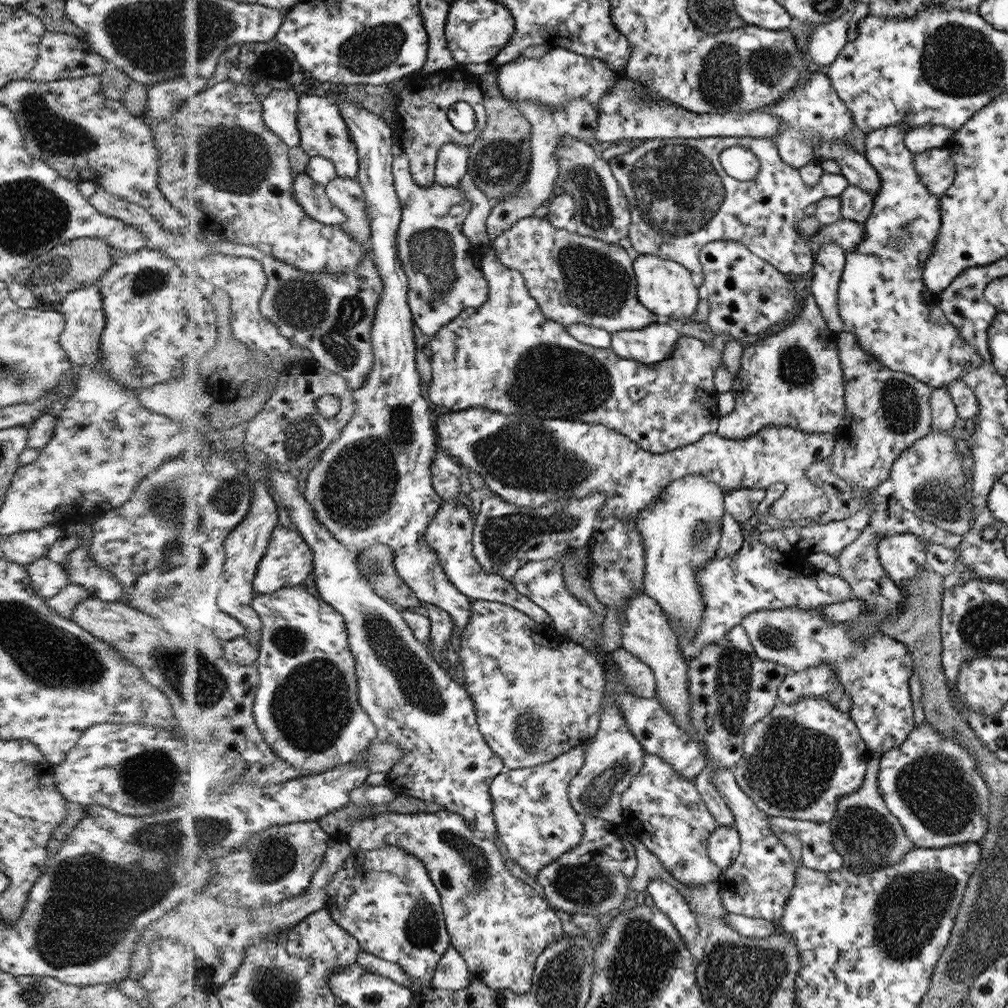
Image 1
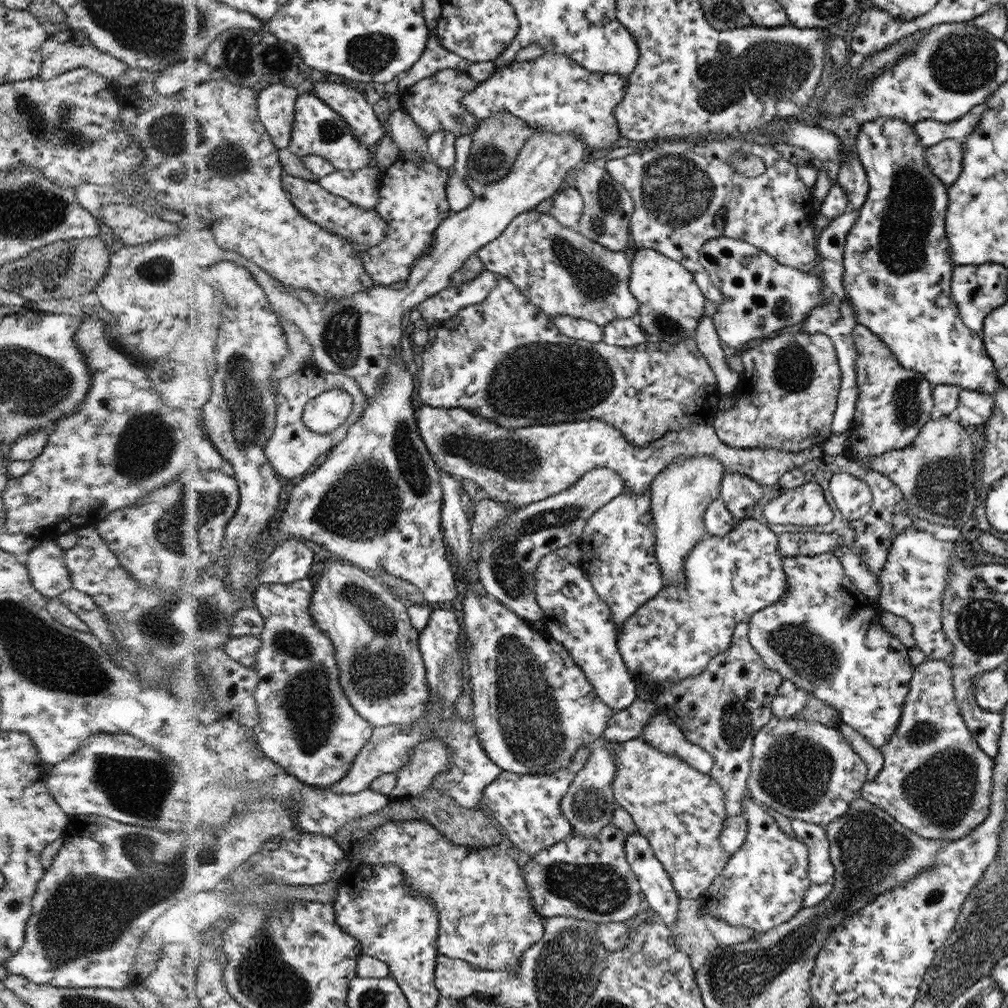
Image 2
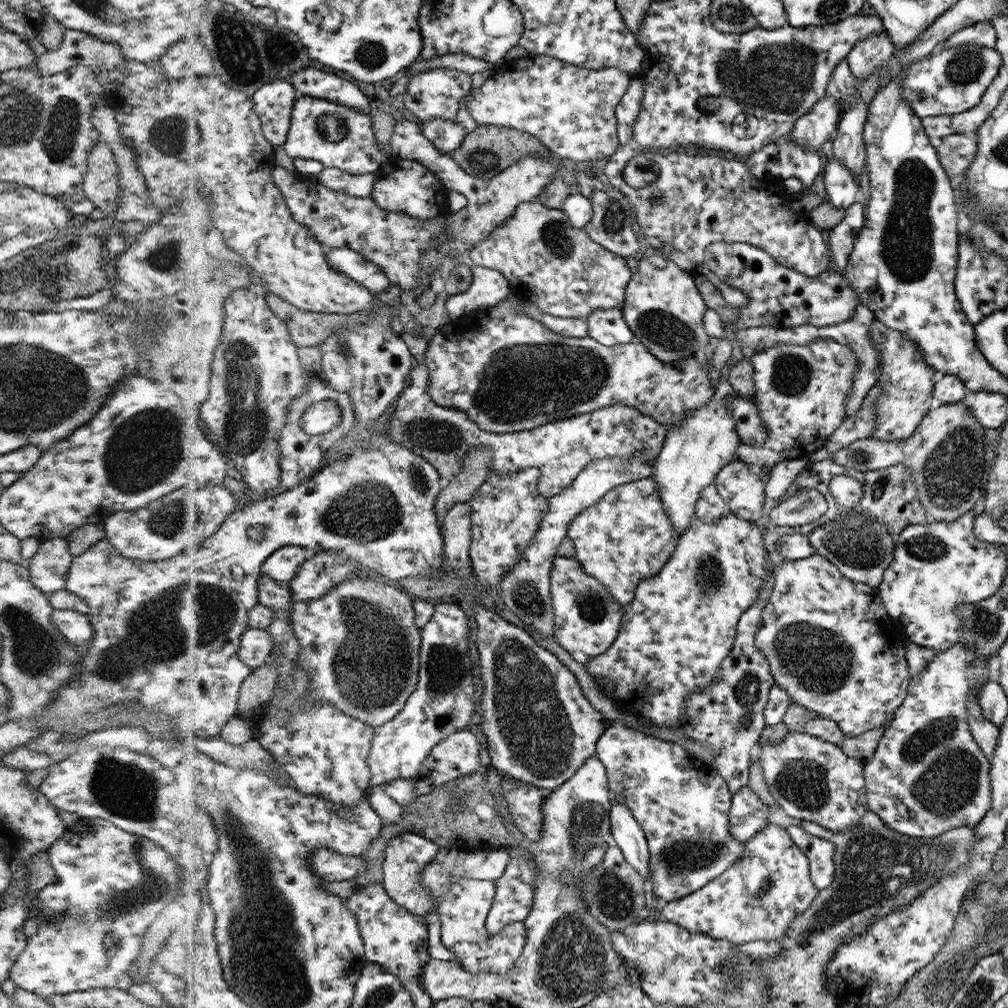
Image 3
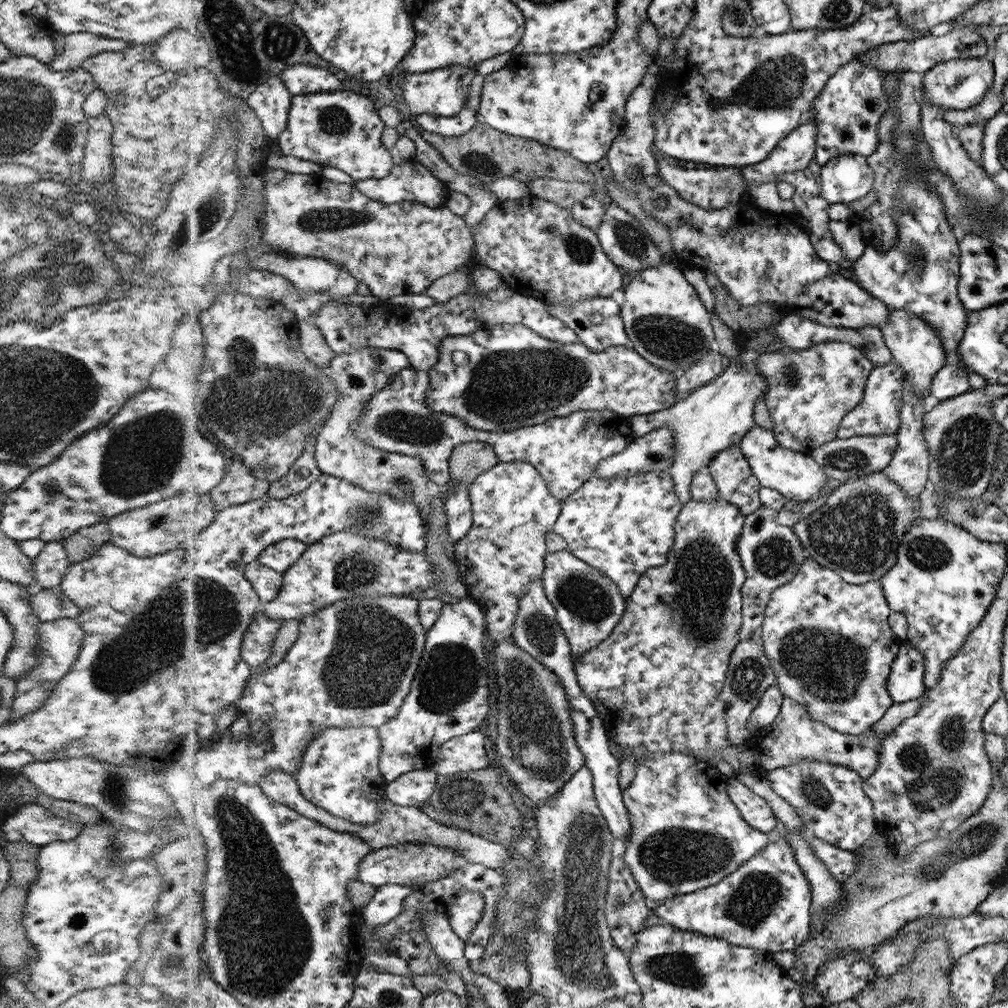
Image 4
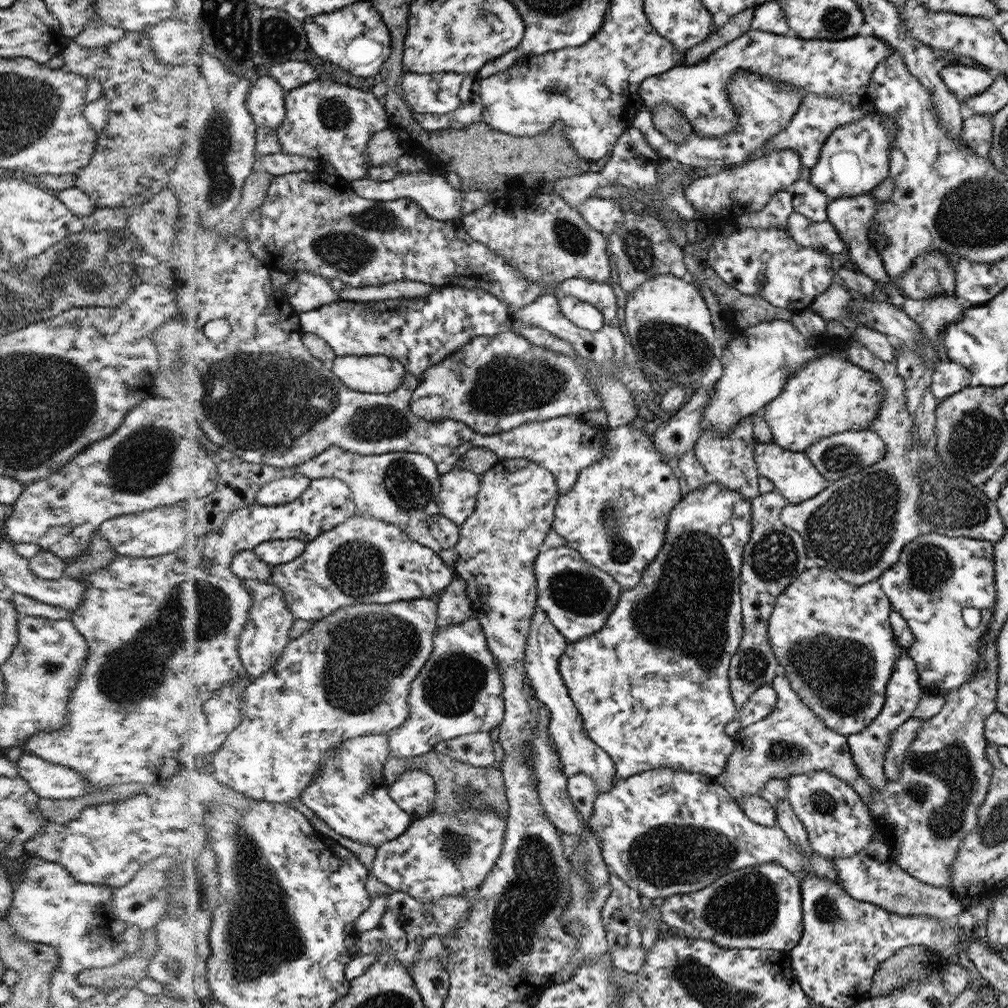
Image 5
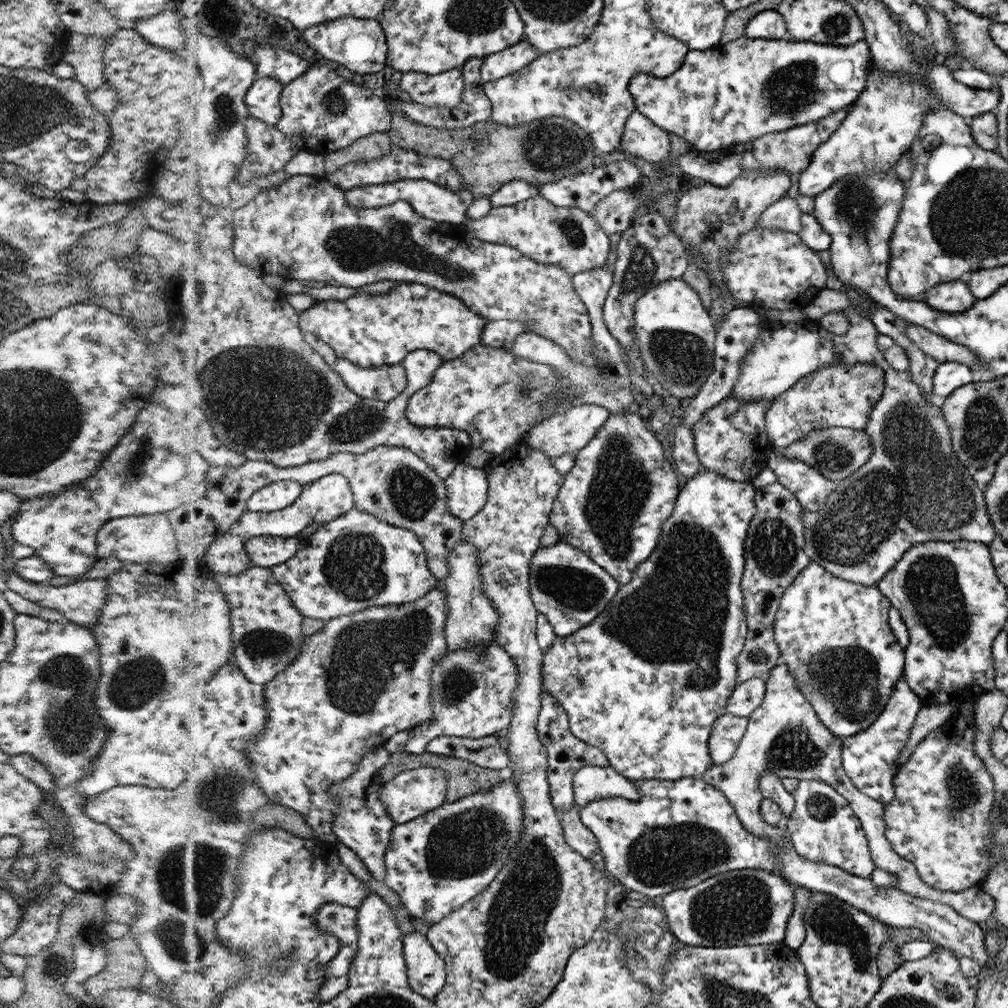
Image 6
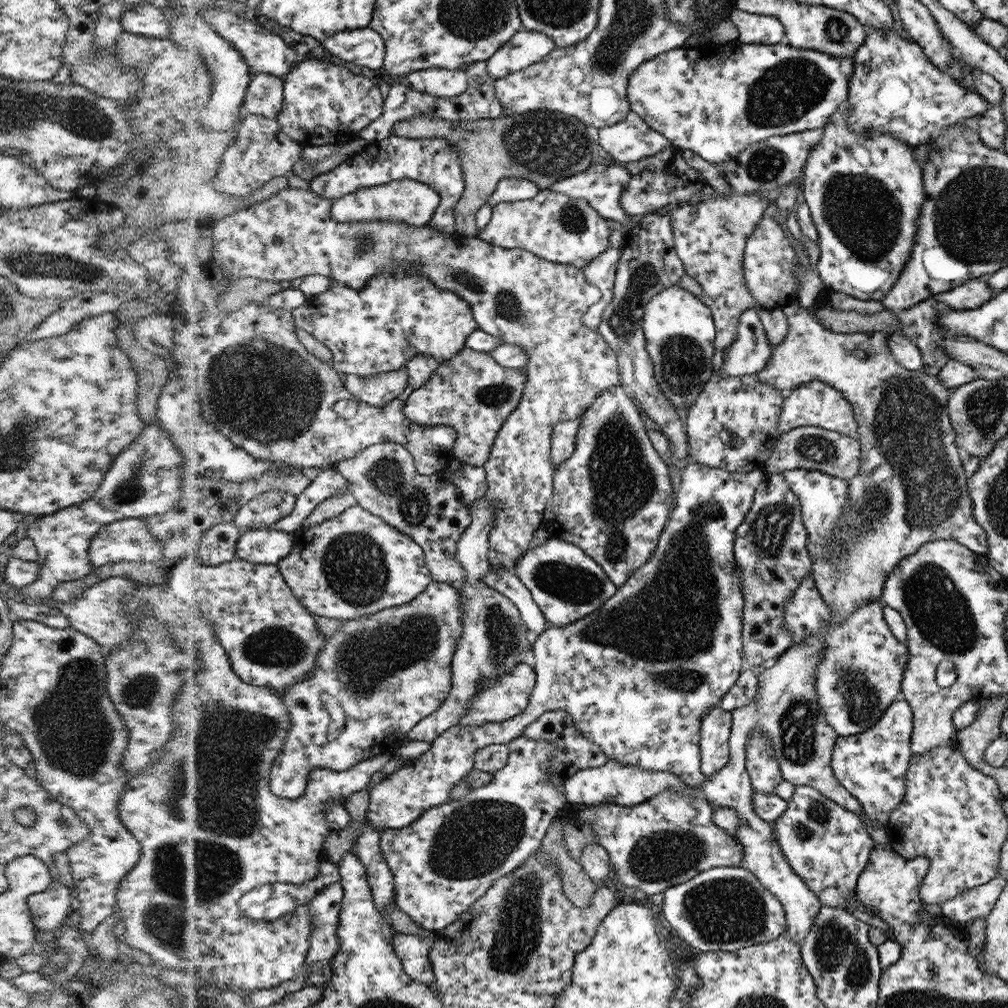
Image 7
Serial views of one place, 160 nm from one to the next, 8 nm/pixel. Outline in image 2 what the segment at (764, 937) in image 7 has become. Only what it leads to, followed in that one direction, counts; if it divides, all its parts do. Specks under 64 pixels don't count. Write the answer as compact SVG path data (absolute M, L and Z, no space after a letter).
M742 798L740 813L748 824L748 834L744 838L744 844L728 857L722 872L699 896L699 899L703 902L701 906L703 913L711 914L713 919L725 921L731 927L747 927L749 931L753 931L754 939L759 939L770 929L788 922L789 918L803 908L805 891L811 885L811 880L808 878L808 849L797 838L789 838L783 832L779 834L779 828L773 822L773 818L765 814L765 810L761 810L751 799Z

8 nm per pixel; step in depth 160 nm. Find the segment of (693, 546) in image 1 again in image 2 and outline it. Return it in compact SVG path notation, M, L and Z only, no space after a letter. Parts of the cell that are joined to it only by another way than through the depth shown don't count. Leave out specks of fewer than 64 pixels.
M695 456L683 462L669 463L651 483L648 493L651 495L650 510L656 536L653 556L660 566L663 588L669 585L684 585L684 559L707 533L704 512L708 504L718 497L722 477L724 466L716 458Z

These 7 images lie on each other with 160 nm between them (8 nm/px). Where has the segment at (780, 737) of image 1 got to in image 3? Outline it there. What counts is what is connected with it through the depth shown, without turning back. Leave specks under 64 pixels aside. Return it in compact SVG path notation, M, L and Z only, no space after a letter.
M787 732L779 743L756 747L765 786L787 816L814 822L831 832L847 832L868 812L863 762L848 756L831 742L804 732Z

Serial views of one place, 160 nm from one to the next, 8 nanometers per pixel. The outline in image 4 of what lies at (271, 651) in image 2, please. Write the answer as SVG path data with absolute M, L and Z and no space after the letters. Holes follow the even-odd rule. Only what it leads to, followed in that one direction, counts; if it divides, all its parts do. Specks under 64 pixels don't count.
M259 559L240 566L249 581L253 583L263 604L278 597L284 585L284 573L265 566ZM371 726L324 728L308 746L300 770L295 774L303 796L331 814L355 824L377 824L388 782L380 769L380 730Z

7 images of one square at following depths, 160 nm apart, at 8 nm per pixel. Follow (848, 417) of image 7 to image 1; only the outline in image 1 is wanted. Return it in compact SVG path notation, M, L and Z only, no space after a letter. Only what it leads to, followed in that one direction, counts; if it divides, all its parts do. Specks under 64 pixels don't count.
M809 293L795 315L778 326L779 331L757 340L743 349L740 367L733 374L729 392L734 396L731 414L720 416L715 434L721 438L741 440L765 427L787 427L803 433L834 433L840 427L847 408L844 406L844 375L836 346L836 337L828 329L815 298Z

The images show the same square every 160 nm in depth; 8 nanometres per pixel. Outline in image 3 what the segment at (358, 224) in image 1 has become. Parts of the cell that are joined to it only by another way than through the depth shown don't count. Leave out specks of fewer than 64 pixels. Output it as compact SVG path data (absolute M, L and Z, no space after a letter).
M325 167L317 175L317 178L330 189L365 198L372 196L375 188L376 176L377 173L375 172L355 175L345 170Z

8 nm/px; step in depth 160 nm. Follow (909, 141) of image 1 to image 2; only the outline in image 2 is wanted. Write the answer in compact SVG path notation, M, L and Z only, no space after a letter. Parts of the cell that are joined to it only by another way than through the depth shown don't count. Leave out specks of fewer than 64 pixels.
M986 100L975 105L967 114L956 121L939 122L933 119L923 119L913 123L918 141L925 148L945 139L955 139L959 142L967 136L979 122L982 112L986 109Z

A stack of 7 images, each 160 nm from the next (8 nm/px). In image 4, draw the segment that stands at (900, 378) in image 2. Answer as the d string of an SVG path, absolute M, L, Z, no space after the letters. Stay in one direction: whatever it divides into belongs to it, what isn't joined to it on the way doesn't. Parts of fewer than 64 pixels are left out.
M894 310L890 313L888 323L884 324L880 331L893 362L902 368L904 377L909 379L914 393L923 398L929 395L927 384L929 380L932 380L931 374L936 374L946 364L944 348L936 330L932 329L928 322L915 315L904 312L904 310Z

